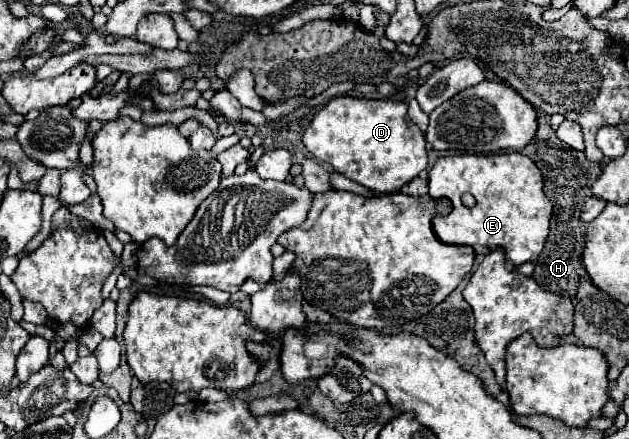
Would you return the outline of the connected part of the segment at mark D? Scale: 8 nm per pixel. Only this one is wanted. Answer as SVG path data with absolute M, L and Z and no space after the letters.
M337 96L329 100L313 118L309 128L303 134L303 144L311 152L313 158L319 162L331 164L337 172L363 184L365 188L377 194L393 194L407 182L411 182L419 172L427 168L427 150L425 150L425 136L407 116L405 102L393 100L365 100L365 98L351 98L351 96Z

